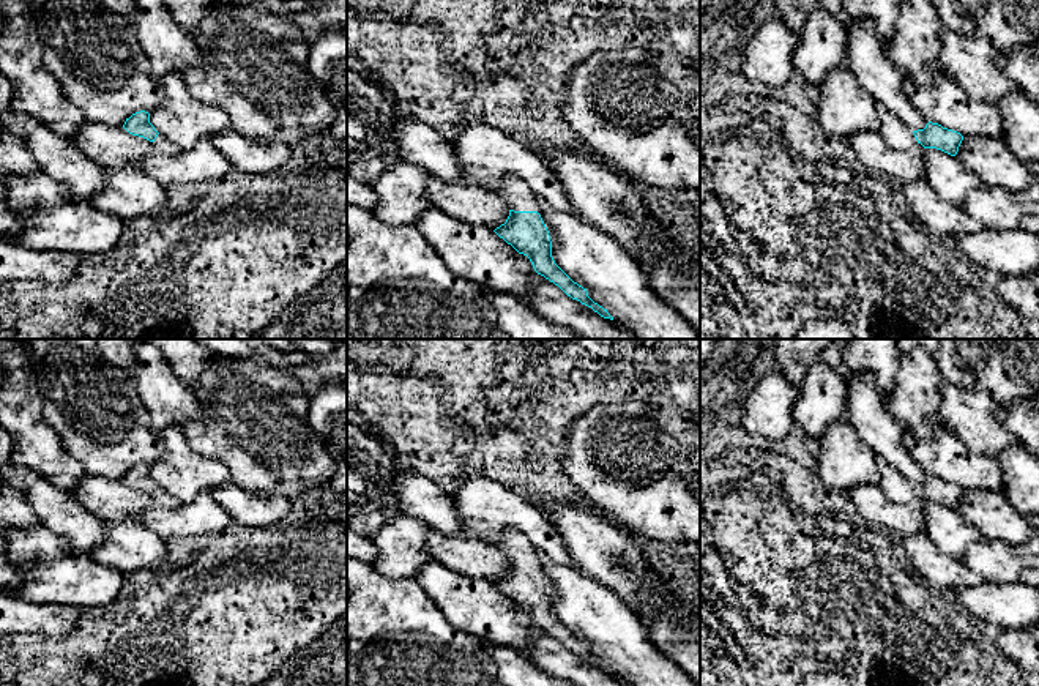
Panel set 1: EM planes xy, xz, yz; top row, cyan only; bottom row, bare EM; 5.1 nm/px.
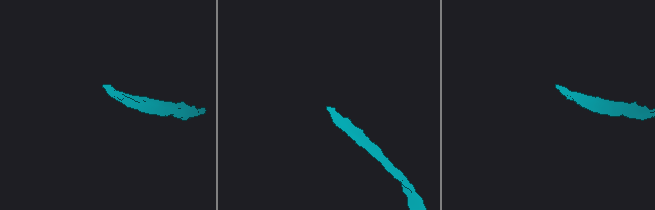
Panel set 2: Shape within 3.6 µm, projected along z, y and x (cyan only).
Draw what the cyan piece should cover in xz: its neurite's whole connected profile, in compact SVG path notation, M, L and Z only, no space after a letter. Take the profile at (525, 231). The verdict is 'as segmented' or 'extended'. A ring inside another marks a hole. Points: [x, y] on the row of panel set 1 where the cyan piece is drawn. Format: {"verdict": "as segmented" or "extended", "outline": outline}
{"verdict": "extended", "outline": "M506 175L501 181L501 196L509 208L509 216L493 232L519 254L527 255L538 274L558 285L572 300L591 308L601 317L613 320L607 309L588 296L587 289L574 282L555 263L549 230L528 185L516 175Z"}

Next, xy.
{"verdict": "extended", "outline": "M145 110L136 112L129 118L126 118L123 128L132 136L150 140L153 145L153 153L173 156L183 151L178 144L169 140L155 129L155 126L150 123L150 114Z"}

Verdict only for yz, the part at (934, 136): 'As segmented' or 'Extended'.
Extended

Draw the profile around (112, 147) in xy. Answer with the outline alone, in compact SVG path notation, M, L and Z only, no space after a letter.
M85 121L73 144L104 169L137 167L153 153L150 140L129 134L123 126Z

